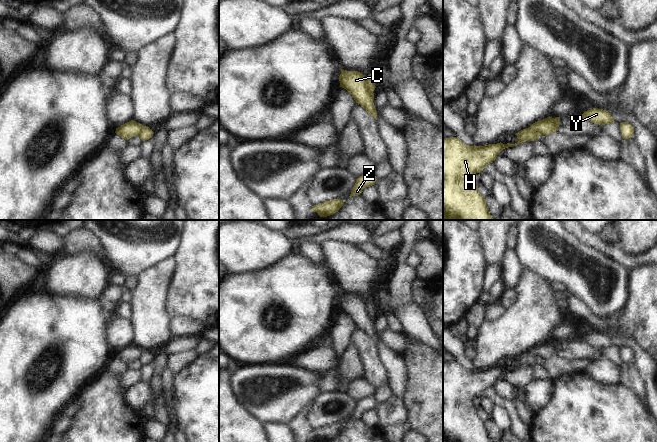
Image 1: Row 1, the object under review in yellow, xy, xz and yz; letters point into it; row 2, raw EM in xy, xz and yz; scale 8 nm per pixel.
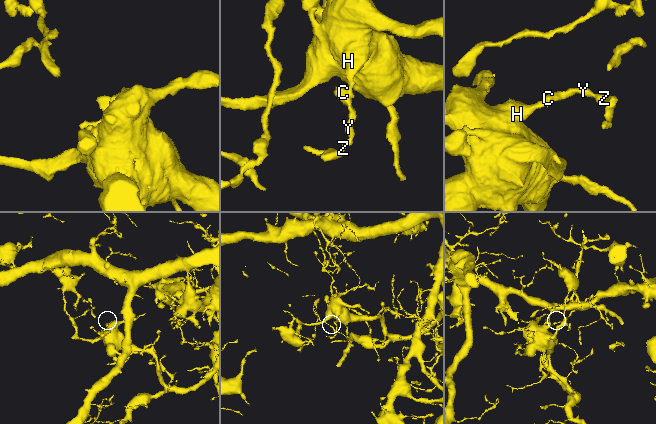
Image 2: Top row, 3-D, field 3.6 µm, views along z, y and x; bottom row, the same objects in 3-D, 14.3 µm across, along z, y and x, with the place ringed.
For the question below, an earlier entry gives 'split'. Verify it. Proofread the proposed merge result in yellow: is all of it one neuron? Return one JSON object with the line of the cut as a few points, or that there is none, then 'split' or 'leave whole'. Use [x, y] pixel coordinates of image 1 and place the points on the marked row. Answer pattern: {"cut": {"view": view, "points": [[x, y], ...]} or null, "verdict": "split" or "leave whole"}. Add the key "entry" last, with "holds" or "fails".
{"cut": {"view": "xz", "points": [[364, 78], [366, 87], [372, 92]]}, "verdict": "split", "entry": "holds"}

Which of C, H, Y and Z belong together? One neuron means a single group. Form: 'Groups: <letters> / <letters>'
Groups: C Y Z / H

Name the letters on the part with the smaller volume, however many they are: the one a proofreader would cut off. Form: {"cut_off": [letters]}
{"cut_off": ["C", "Y", "Z"]}

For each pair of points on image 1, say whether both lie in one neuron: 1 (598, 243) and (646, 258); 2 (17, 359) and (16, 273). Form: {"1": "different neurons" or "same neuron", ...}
{"1": "same neuron", "2": "different neurons"}

